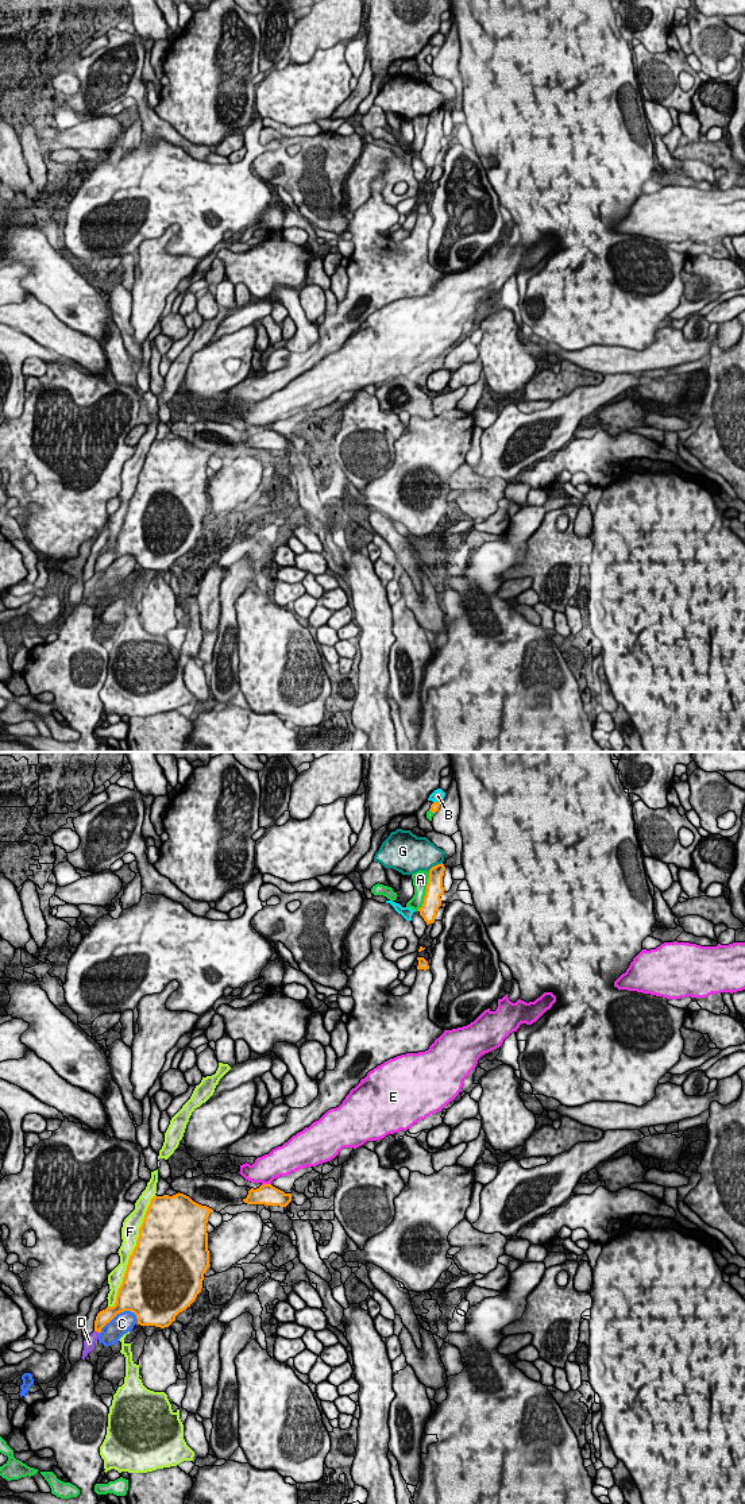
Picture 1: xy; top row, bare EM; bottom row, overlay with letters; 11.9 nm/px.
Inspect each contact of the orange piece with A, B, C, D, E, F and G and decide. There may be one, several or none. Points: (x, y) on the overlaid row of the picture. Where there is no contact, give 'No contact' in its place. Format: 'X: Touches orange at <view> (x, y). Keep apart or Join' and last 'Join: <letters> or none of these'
A: Touches orange at xy (425, 891). Keep apart
B: Touches orange at xy (437, 802). Keep apart
C: Touches orange at xy (116, 1314). Keep apart
D: Touches orange at xy (97, 1331). Join
E: Touches orange at xy (266, 1184). Keep apart
F: Touches orange at xy (132, 1253). Keep apart
G: Touches orange at xy (435, 866). Keep apart
Join: D

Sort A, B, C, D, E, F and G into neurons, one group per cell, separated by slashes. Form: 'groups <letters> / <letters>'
groups A / B / C / D / E / F / G

